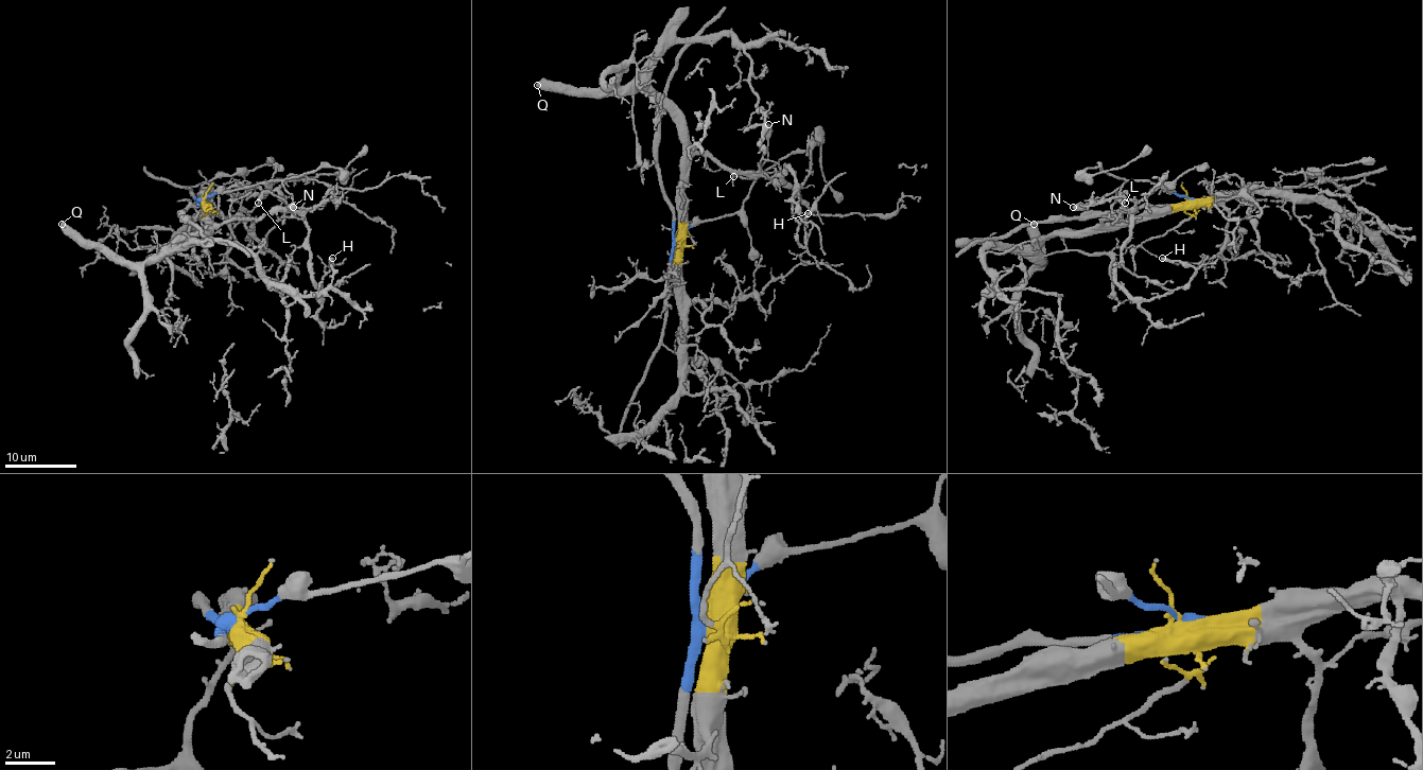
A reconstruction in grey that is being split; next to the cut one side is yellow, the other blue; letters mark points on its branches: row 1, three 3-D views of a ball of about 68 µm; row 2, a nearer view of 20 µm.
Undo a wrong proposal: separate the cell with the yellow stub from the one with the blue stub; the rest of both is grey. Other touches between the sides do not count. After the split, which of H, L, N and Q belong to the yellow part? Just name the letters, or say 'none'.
H, L, Q

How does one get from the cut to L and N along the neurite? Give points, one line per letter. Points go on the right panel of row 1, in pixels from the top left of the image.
L: (1191, 199), (1103, 223), (1118, 220), (1124, 204)
N: (1191, 199), (1163, 184), (1128, 180), (1108, 194), (1072, 207)

